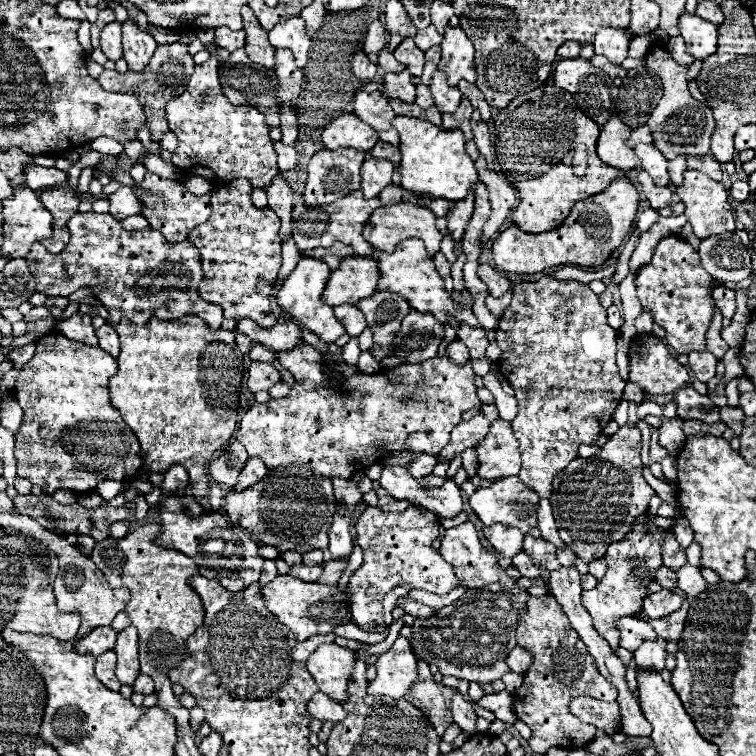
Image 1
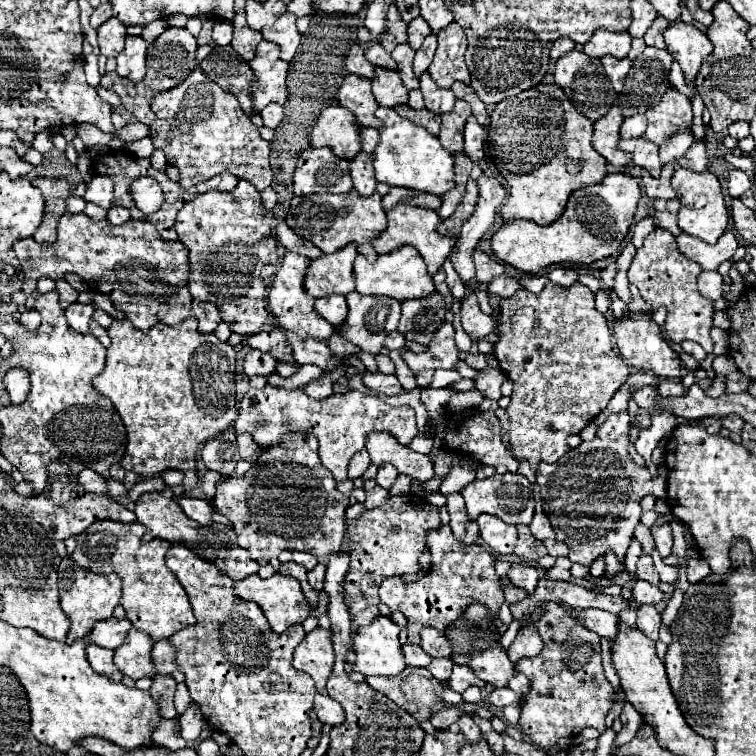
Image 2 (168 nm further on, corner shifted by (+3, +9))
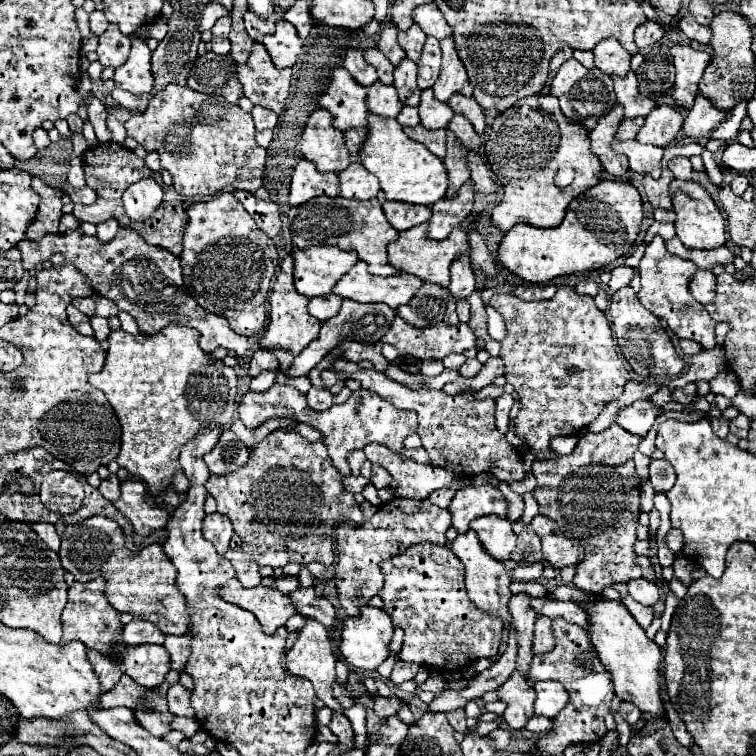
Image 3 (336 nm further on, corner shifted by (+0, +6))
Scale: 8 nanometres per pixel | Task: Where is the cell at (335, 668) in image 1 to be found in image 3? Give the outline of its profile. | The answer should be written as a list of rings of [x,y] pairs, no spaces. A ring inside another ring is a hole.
[[[310,619],[298,631],[298,639],[296,639],[294,647],[286,653],[286,669],[290,673],[294,673],[294,675],[302,675],[302,677],[310,679],[312,685],[314,685],[314,689],[316,689],[318,699],[322,699],[326,707],[330,707],[334,711],[342,711],[340,705],[336,703],[334,695],[332,695],[332,683],[336,681],[334,667],[336,667],[336,657],[332,653],[332,639],[328,637],[328,631],[326,631],[326,627],[322,623],[318,623],[316,619]]]

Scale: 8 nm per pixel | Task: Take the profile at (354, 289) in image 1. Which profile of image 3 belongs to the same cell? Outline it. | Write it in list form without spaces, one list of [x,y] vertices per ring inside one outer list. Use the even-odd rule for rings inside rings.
[[[308,247],[292,249],[294,265],[294,287],[306,297],[318,297],[332,293],[334,285],[344,273],[348,273],[358,257],[352,251],[342,251],[336,247]]]

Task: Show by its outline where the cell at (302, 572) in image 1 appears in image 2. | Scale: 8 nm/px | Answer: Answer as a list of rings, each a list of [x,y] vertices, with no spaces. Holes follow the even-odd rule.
[[[295,562],[281,564],[281,568],[279,568],[279,574],[283,574],[283,576],[291,576],[291,578],[299,580],[299,584],[301,584],[301,586],[305,586],[305,584],[307,584],[307,570],[305,570],[303,566],[295,564]]]

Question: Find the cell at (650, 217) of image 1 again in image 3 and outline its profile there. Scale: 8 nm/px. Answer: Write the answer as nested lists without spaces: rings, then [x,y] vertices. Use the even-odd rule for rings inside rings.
[[[618,265],[618,267],[612,269],[612,279],[610,279],[608,287],[610,287],[612,291],[618,291],[618,289],[626,287],[632,277],[634,277],[634,269],[632,269],[632,267],[628,267],[628,265]]]

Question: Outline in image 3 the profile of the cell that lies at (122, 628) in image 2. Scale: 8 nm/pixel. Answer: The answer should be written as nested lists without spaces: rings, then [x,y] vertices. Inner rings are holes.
[[[132,619],[128,625],[122,627],[122,639],[126,645],[140,645],[140,643],[164,643],[164,633],[142,619]]]

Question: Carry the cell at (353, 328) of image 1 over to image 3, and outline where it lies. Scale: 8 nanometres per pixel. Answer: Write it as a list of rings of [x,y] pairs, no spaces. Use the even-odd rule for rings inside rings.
[[[330,293],[328,297],[310,299],[308,311],[310,311],[310,315],[314,315],[316,319],[326,321],[326,319],[334,317],[334,315],[340,311],[340,305],[342,305],[342,299],[340,299],[340,297],[334,297],[334,293]]]

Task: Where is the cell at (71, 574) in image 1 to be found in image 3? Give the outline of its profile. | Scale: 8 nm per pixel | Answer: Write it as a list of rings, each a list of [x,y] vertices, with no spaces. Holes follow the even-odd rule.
[[[96,579],[90,583],[78,583],[74,581],[68,589],[68,603],[62,611],[62,625],[64,625],[64,637],[62,643],[70,641],[82,641],[88,649],[96,649],[100,653],[112,653],[118,661],[122,661],[122,651],[126,649],[120,629],[122,623],[118,621],[118,611],[108,605],[106,593],[104,593],[104,579]]]

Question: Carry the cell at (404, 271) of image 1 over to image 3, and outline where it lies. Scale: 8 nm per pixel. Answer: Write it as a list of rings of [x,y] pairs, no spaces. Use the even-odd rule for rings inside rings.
[[[358,261],[332,289],[336,295],[344,299],[352,299],[358,303],[386,303],[392,309],[406,305],[416,291],[420,289],[422,281],[416,275],[400,273],[390,277],[378,277],[368,273],[368,265]]]

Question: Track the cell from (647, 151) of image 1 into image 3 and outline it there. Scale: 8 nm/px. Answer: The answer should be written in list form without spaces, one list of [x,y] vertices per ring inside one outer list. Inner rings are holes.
[[[614,141],[612,149],[616,153],[622,153],[628,157],[630,161],[630,169],[636,173],[650,173],[654,177],[658,177],[662,173],[660,161],[662,161],[662,147],[654,147],[654,145],[642,145],[638,141]]]

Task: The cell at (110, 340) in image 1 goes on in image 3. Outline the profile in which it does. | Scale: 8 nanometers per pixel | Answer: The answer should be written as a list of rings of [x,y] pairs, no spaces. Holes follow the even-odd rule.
[[[92,317],[92,327],[94,327],[94,337],[98,339],[98,343],[106,343],[106,337],[110,333],[108,321],[104,317]]]

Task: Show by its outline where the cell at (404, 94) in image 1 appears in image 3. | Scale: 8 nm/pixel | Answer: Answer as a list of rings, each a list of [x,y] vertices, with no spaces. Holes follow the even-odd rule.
[[[378,81],[368,87],[368,109],[370,113],[382,115],[382,117],[398,117],[402,105],[400,97],[396,97],[394,85],[380,85]]]

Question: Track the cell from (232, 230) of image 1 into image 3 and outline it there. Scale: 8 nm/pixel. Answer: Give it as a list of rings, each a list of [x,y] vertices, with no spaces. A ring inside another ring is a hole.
[[[222,193],[208,203],[192,203],[182,247],[180,261],[190,295],[210,313],[224,315],[238,335],[258,335],[264,329],[264,305],[280,259],[274,241],[256,227],[244,205],[232,193]]]

